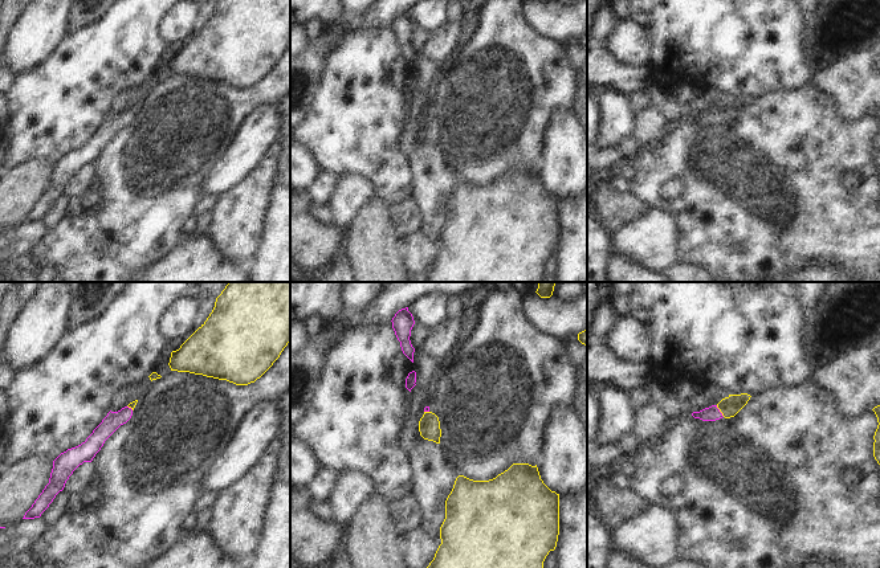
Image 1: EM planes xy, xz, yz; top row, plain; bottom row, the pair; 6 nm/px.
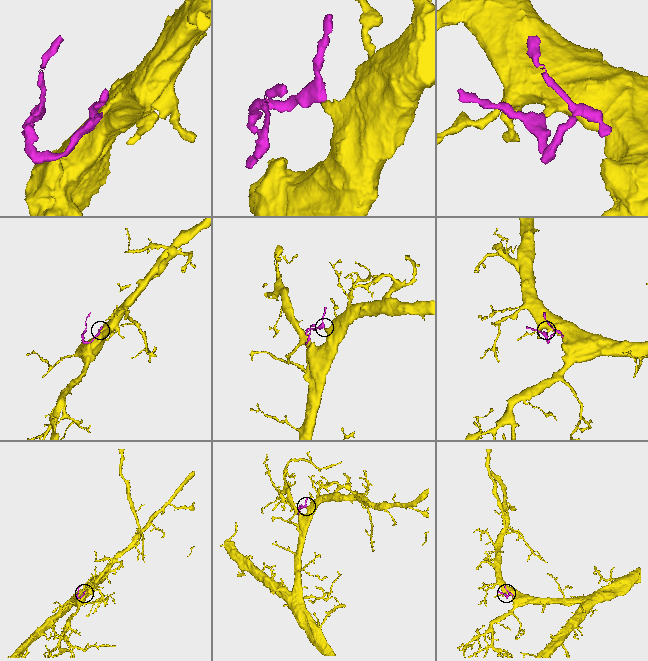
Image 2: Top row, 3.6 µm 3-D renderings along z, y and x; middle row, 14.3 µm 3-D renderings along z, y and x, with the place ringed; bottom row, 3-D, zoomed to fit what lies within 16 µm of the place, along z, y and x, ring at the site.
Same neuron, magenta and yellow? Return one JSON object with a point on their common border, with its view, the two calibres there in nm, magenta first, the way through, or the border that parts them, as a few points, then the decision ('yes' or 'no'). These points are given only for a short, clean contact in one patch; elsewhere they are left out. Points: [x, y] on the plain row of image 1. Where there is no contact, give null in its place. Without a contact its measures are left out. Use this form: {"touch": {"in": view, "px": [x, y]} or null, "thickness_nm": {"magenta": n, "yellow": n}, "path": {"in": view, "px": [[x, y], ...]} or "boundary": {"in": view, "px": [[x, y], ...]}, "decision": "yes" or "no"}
{"touch": {"in": "yz", "px": [718, 114]}, "thickness_nm": {"magenta": 90, "yellow": 120}, "path": {"in": "yz", "px": [[712, 117], [718, 114], [729, 110]]}, "decision": "yes"}

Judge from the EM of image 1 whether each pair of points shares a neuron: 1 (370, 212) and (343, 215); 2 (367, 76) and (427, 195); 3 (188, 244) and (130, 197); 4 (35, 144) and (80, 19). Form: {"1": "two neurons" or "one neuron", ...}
{"1": "two neurons", "2": "two neurons", "3": "two neurons", "4": "two neurons"}

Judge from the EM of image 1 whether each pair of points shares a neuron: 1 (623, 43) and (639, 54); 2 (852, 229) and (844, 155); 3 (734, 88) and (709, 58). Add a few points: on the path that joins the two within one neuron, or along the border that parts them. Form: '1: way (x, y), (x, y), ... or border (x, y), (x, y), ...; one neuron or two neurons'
1: way (627, 43), (635, 50); one neuron
2: way (835, 211), (835, 174); one neuron
3: way (732, 81), (716, 65); one neuron

